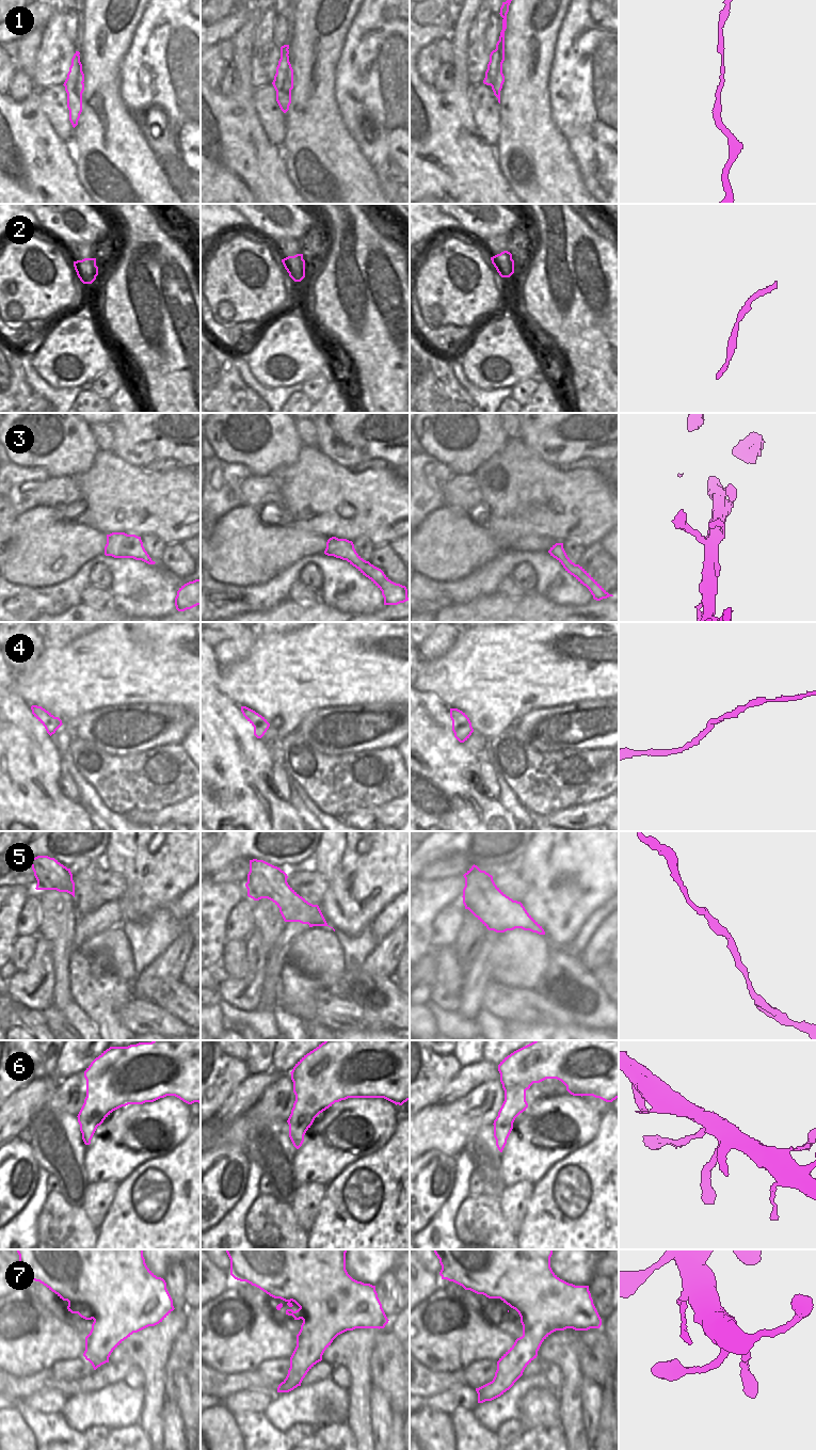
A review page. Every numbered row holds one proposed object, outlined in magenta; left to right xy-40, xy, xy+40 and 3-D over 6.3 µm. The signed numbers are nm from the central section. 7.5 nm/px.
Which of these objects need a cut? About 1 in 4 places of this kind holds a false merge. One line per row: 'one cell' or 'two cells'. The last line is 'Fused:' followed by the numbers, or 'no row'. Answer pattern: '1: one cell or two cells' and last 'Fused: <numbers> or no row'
1: one cell
2: one cell
3: one cell
4: one cell
5: one cell
6: one cell
7: one cell
Fused: no row

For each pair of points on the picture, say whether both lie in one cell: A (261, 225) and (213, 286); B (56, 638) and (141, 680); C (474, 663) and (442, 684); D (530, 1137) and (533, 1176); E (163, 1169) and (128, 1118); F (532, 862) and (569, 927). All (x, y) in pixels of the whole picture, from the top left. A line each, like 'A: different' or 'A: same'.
A: different
B: different
C: same
D: same
E: different
F: same

